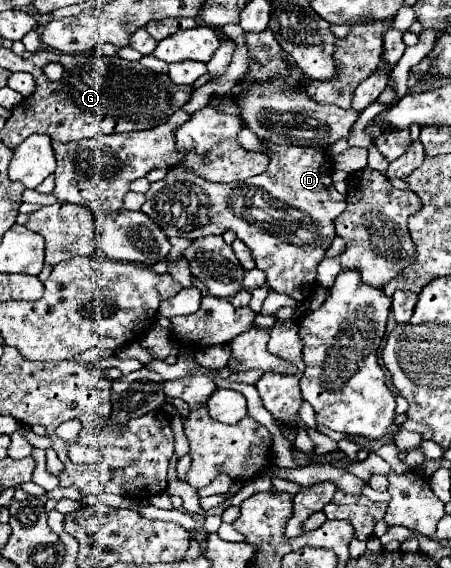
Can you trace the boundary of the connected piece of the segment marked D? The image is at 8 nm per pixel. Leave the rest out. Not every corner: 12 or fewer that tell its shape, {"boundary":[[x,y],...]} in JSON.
{"boundary":[[267,145],[267,171],[183,167],[141,211],[169,237],[233,231],[301,303],[347,203],[323,151]]}

